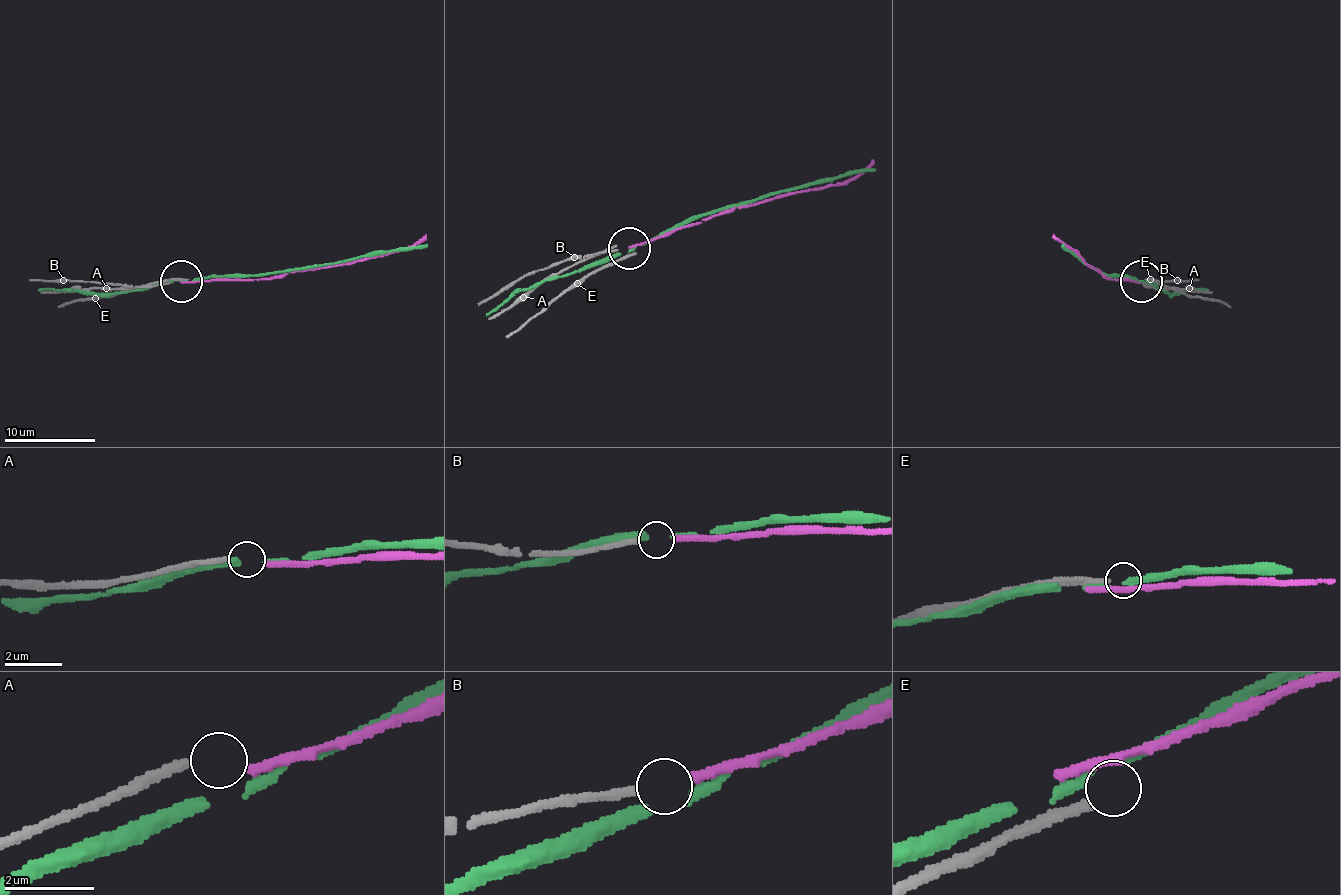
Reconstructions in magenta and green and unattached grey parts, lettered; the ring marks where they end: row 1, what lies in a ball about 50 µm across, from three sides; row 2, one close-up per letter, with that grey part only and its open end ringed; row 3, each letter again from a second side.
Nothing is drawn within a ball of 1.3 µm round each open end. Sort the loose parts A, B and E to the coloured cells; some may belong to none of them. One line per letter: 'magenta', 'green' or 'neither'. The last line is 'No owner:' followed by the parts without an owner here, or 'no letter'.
A: neither
B: magenta
E: neither
No owner: A, E

